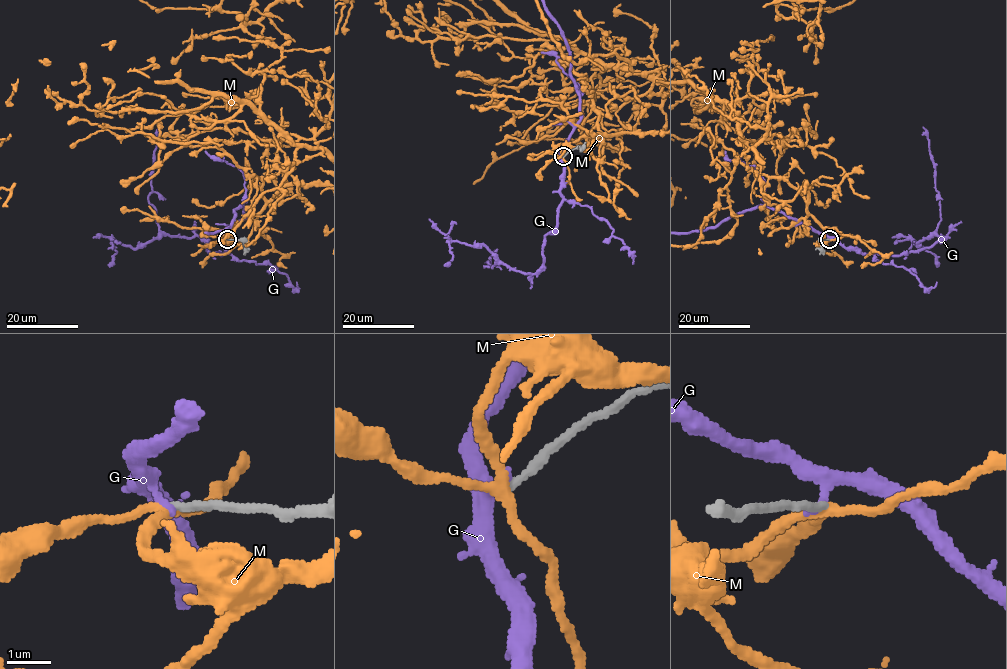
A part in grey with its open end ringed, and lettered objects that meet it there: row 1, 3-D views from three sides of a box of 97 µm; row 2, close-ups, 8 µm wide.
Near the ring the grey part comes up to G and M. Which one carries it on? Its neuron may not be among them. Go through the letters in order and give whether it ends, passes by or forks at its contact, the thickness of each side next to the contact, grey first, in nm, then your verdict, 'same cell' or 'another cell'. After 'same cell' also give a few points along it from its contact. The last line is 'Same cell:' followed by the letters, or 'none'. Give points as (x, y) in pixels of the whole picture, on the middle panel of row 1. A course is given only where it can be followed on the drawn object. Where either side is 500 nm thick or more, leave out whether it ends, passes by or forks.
G: it passes by; calibres 190 and 180 nm; another cell
M: it forks; calibres 190 and 200 nm; another cell
Same cell: none

